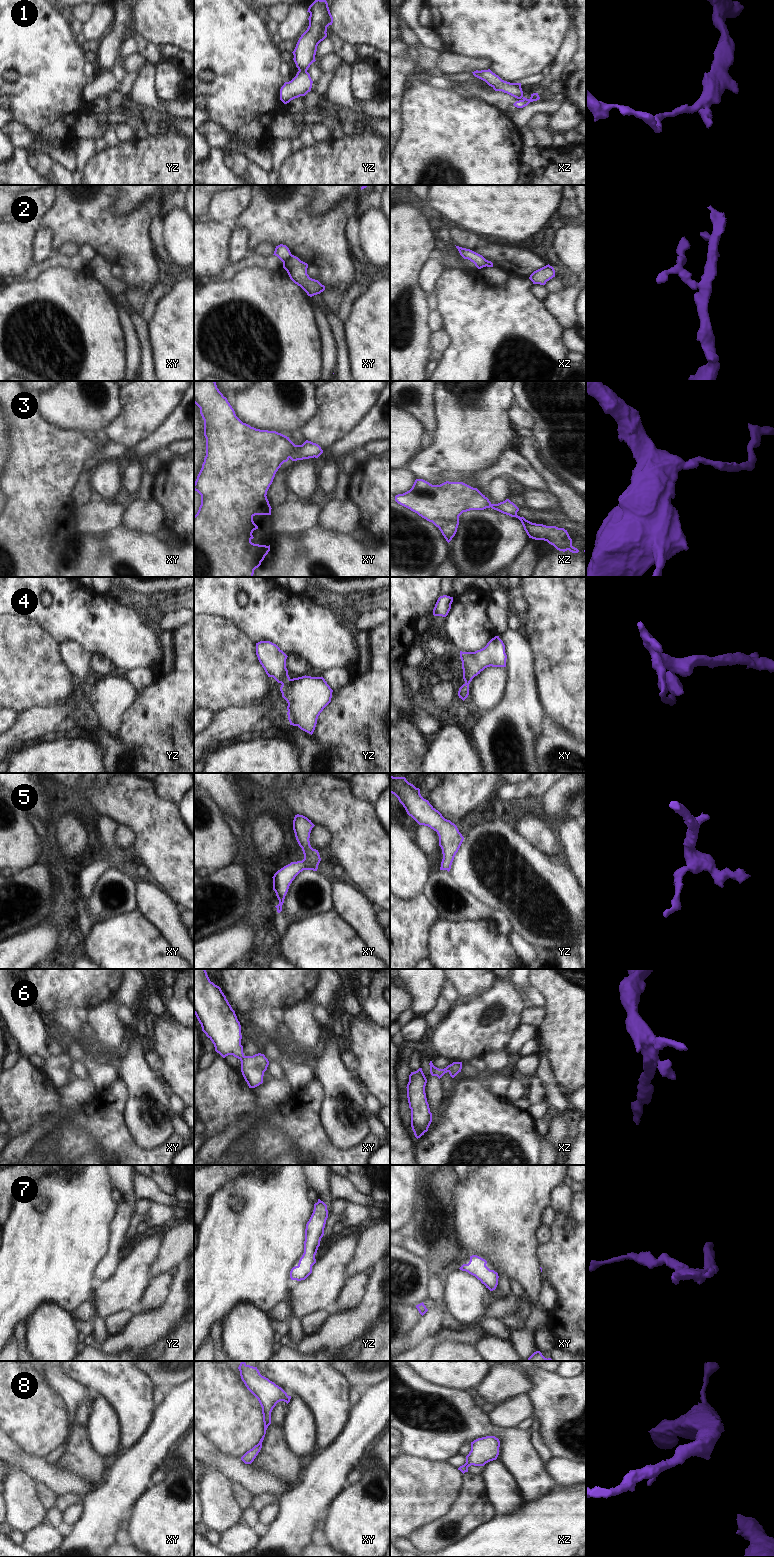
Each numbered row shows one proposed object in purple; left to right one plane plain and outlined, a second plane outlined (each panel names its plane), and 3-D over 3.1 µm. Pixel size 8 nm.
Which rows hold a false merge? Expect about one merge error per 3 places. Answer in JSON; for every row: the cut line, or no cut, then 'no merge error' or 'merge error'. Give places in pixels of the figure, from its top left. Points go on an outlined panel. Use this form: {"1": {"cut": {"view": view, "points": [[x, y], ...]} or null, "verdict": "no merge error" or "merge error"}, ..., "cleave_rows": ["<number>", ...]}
{"1": {"cut": {"view": "yz", "points": [[306, 70], [299, 71]]}, "verdict": "merge error"}, "2": {"cut": {"view": "xy", "points": [[291, 254], [283, 263]]}, "verdict": "merge error"}, "3": {"cut": null, "verdict": "no merge error"}, "4": {"cut": null, "verdict": "no merge error"}, "5": {"cut": null, "verdict": "no merge error"}, "6": {"cut": null, "verdict": "no merge error"}, "7": {"cut": null, "verdict": "no merge error"}, "8": {"cut": null, "verdict": "no merge error"}, "cleave_rows": ["1", "2"]}

